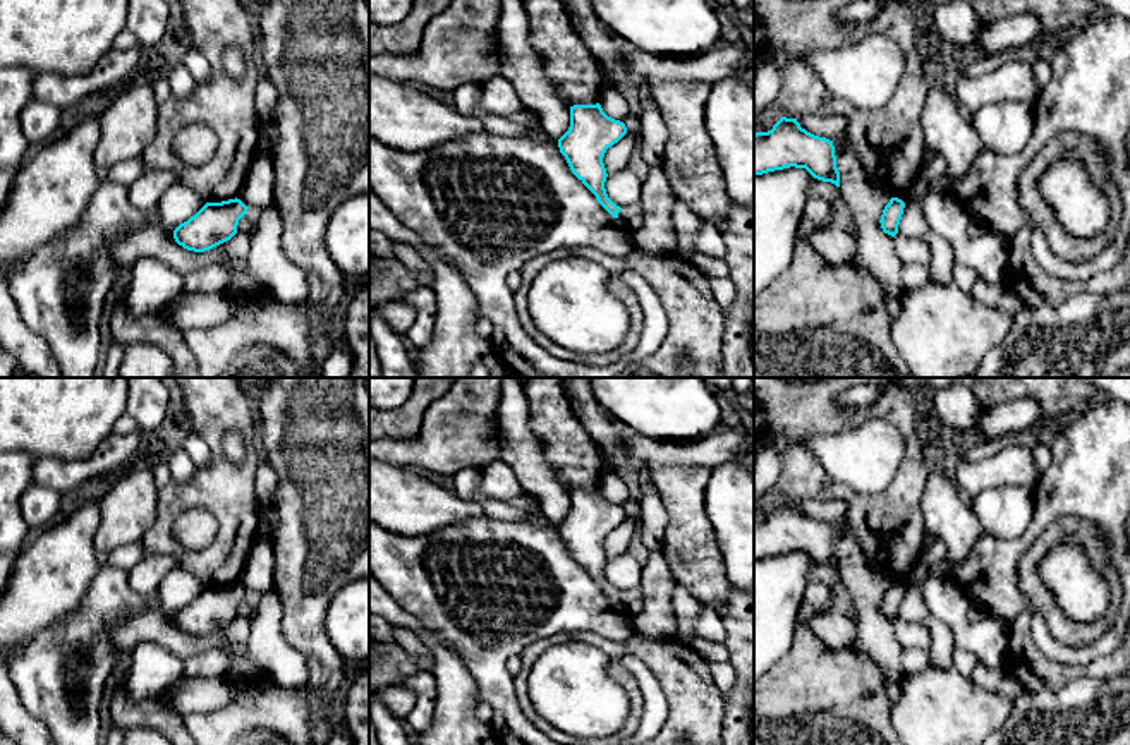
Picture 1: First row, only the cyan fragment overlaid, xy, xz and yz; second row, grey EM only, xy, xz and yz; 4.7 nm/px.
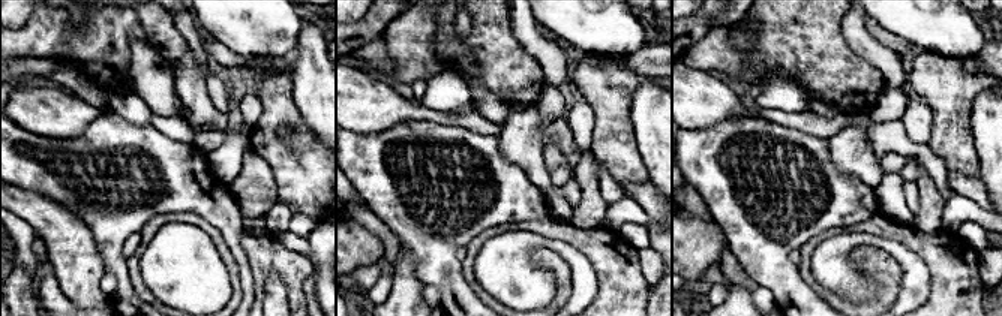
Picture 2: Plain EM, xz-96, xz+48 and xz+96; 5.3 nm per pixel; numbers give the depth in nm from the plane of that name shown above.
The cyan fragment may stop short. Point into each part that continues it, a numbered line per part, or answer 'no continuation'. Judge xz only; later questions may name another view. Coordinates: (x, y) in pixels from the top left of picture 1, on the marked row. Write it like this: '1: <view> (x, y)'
1: xz (631, 217)

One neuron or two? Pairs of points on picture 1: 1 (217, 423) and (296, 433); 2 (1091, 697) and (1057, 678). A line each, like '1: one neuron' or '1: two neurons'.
1: two neurons
2: two neurons

